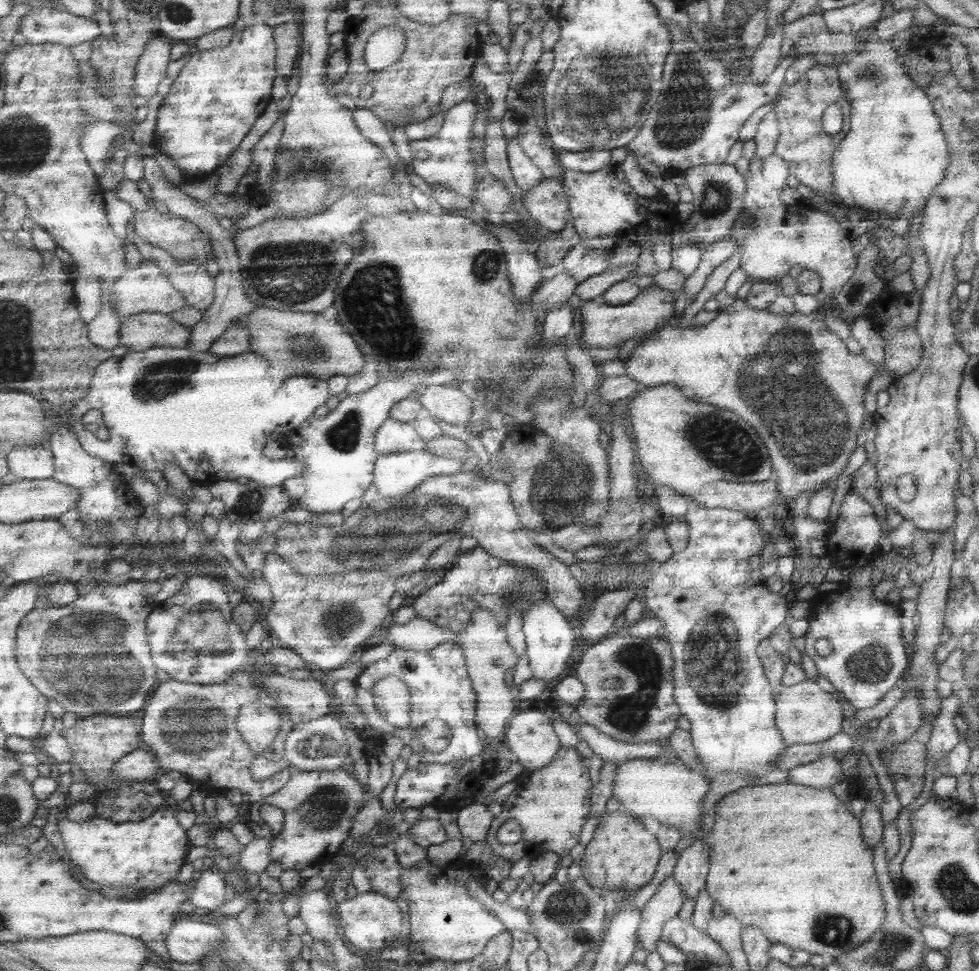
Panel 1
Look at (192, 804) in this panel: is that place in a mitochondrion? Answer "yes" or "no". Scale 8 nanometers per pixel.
no

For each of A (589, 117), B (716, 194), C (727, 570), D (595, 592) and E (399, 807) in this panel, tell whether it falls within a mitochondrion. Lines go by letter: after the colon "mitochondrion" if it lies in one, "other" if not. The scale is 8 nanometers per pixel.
A: mitochondrion
B: mitochondrion
C: other
D: other
E: other

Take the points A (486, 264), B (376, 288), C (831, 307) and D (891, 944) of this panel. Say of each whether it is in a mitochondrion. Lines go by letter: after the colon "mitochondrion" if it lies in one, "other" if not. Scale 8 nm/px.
A: mitochondrion
B: mitochondrion
C: other
D: mitochondrion

